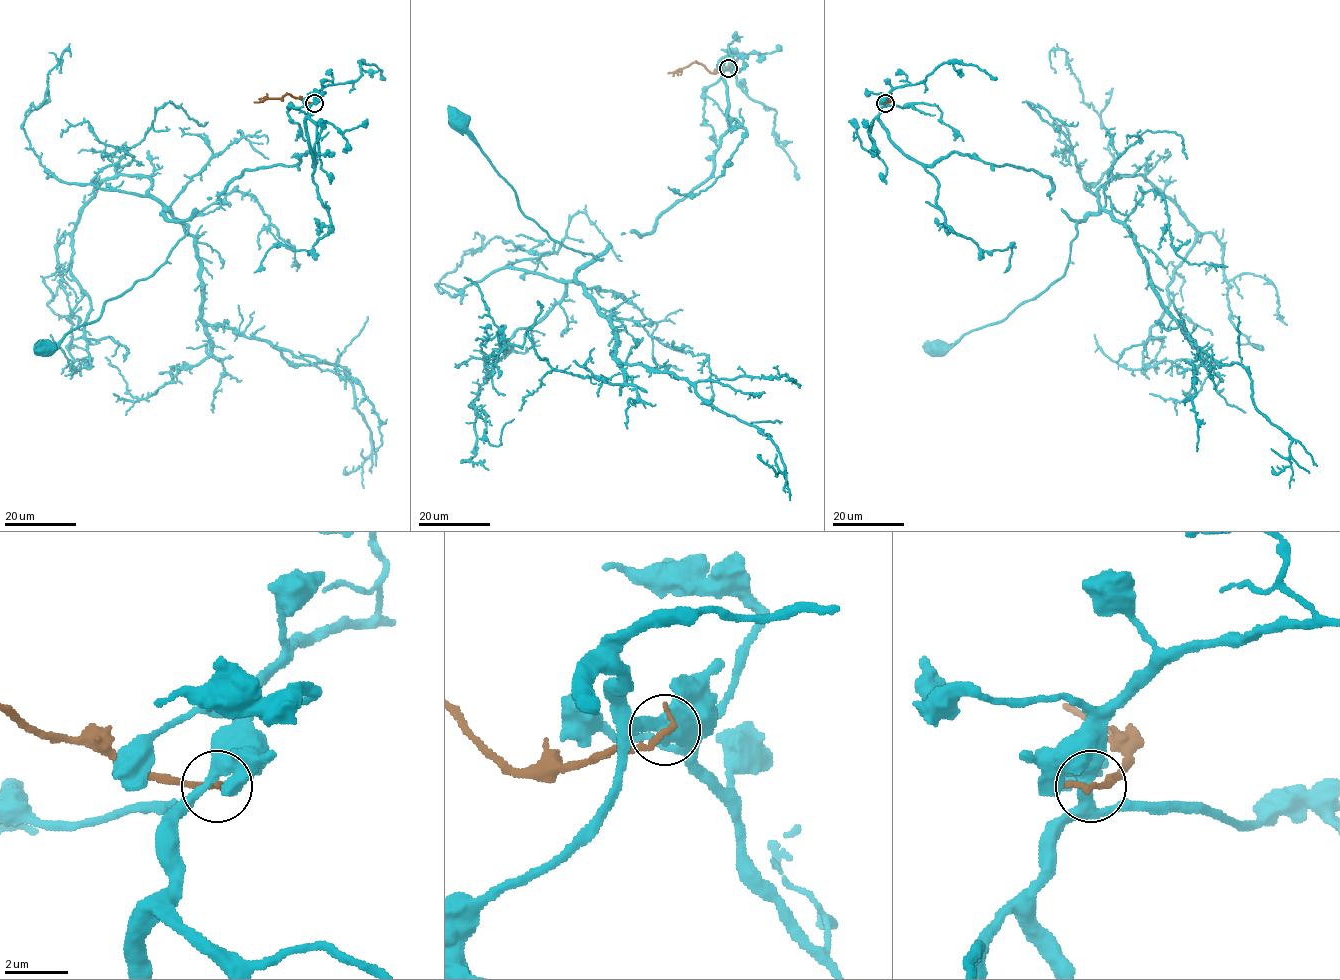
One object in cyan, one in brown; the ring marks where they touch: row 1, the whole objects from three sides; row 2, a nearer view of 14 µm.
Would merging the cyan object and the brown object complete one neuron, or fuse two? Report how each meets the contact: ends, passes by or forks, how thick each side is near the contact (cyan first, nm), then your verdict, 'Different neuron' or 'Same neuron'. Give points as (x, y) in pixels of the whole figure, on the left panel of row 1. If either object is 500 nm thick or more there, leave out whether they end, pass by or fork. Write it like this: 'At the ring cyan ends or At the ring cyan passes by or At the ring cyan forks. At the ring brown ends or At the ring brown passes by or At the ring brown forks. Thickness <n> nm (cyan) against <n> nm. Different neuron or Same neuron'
At the ring cyan passes by. At the ring brown ends. Thickness 460 nm (cyan) against 240 nm. Different neuron

